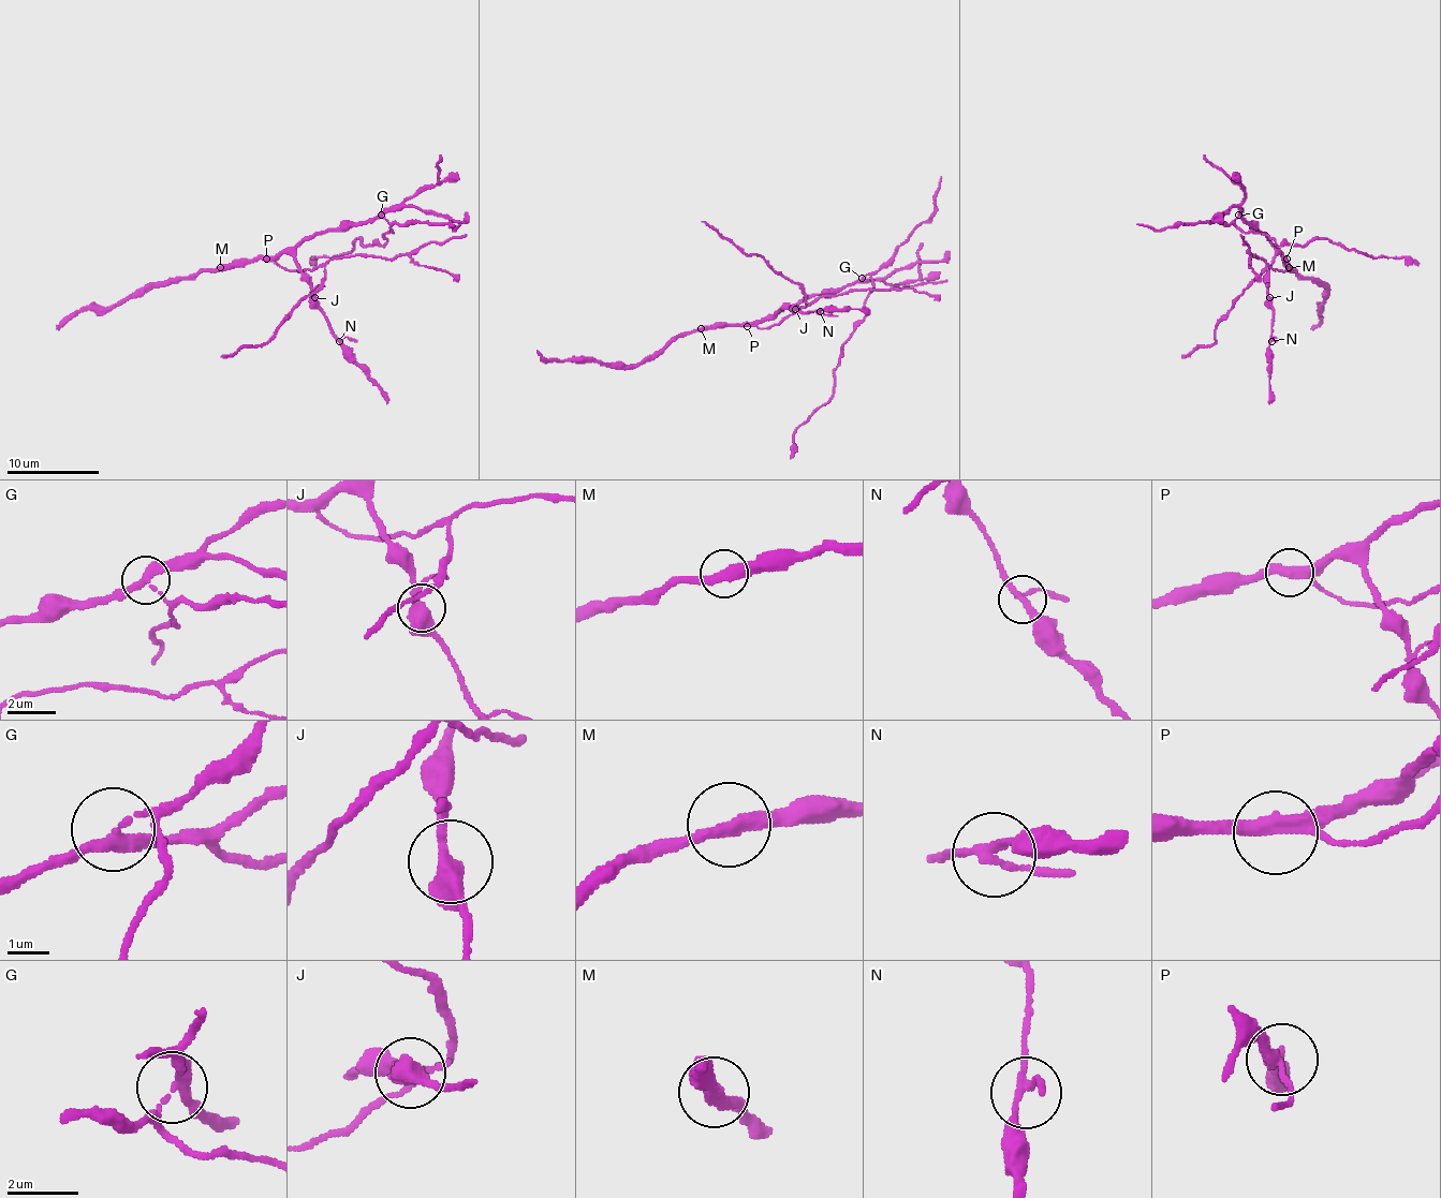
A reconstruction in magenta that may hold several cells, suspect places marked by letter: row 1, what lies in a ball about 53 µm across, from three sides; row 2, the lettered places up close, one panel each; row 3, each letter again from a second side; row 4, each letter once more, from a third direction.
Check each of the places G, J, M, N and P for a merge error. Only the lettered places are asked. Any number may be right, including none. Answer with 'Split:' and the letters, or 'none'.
Split: G, P

